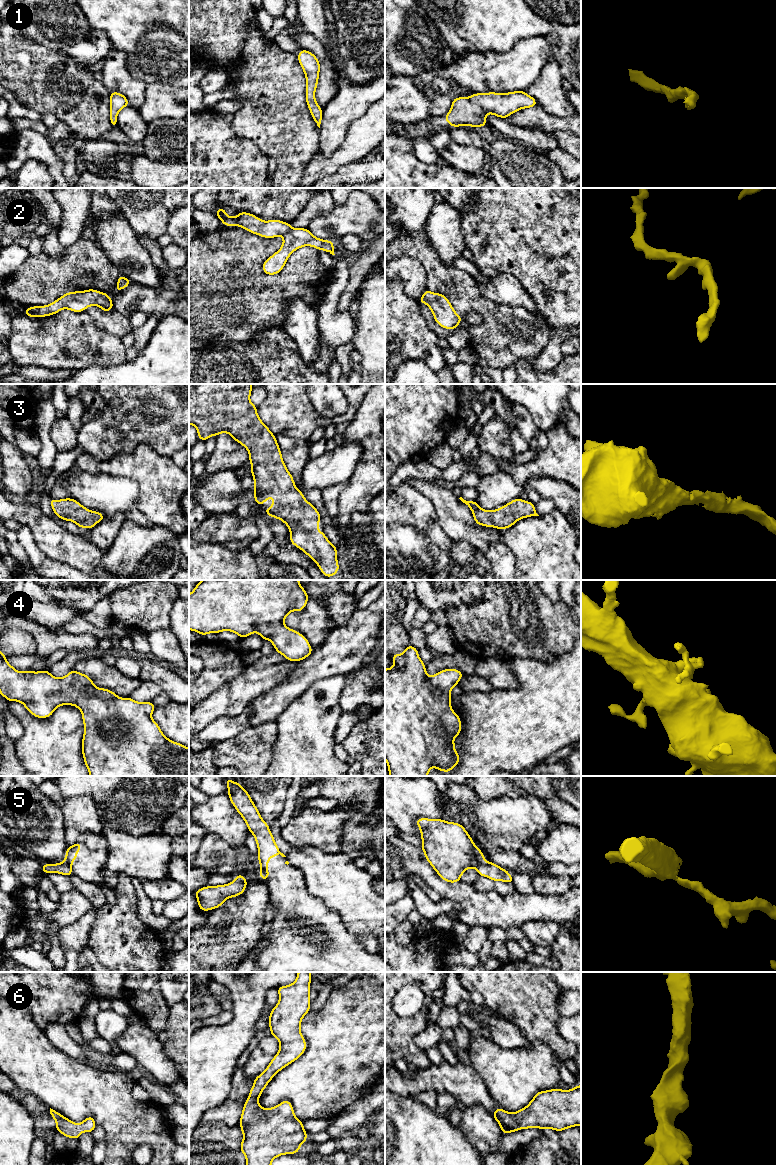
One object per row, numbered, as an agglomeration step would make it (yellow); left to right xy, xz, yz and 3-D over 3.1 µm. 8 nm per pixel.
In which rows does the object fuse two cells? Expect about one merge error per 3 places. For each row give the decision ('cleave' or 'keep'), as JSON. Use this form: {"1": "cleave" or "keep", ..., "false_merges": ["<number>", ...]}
{"1": "keep", "2": "keep", "3": "keep", "4": "keep", "5": "cleave", "6": "keep", "false_merges": ["5"]}

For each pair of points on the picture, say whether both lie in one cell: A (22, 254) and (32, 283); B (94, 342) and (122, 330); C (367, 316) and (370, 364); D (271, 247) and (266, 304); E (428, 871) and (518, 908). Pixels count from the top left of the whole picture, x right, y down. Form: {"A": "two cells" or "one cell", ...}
{"A": "two cells", "B": "two cells", "C": "one cell", "D": "one cell", "E": "one cell"}

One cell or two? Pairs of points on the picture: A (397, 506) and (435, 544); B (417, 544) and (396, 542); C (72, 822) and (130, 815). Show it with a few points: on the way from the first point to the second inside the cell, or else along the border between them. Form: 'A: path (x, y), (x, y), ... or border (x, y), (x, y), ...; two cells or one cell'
A: path (409, 508), (433, 532); one cell
B: path (412, 544), (401, 544); one cell
C: border (91, 797), (104, 827); two cells

